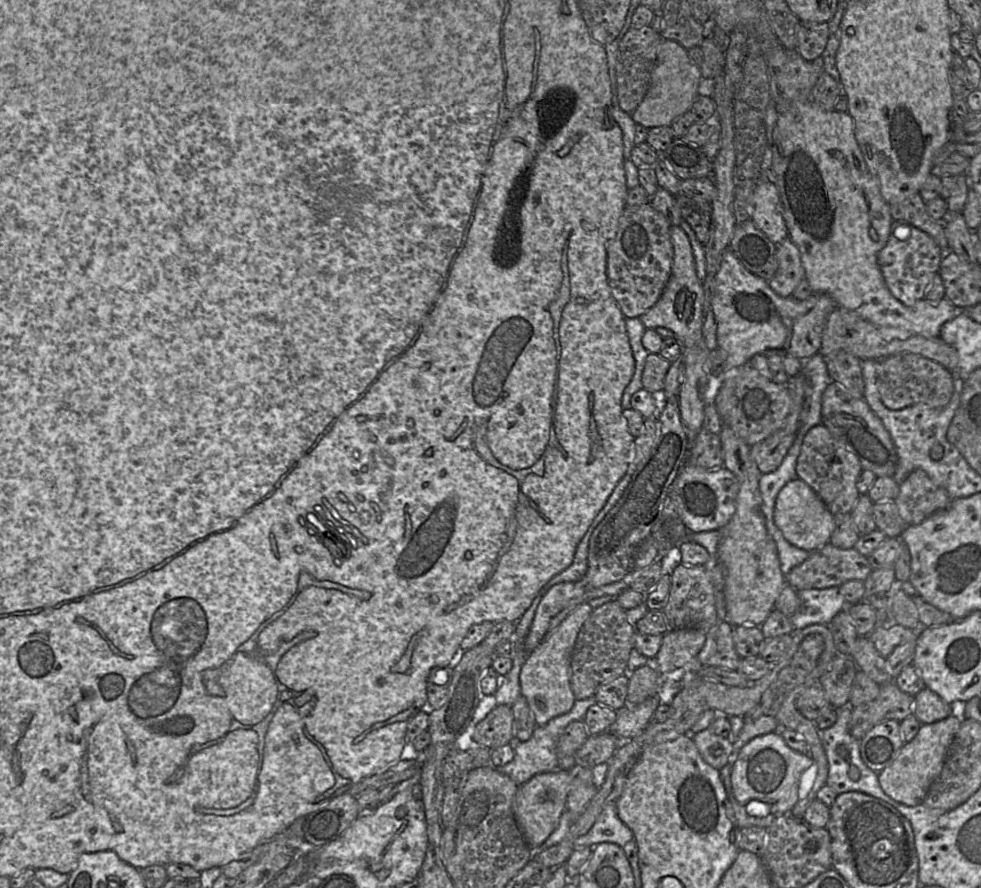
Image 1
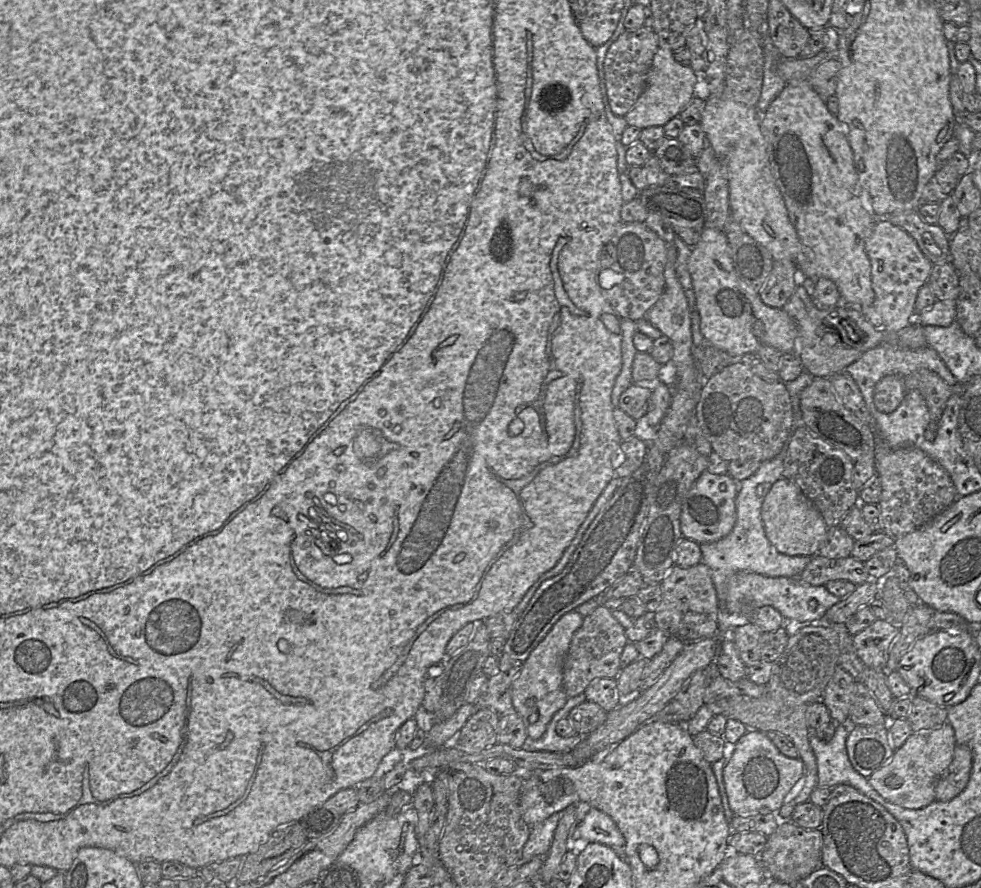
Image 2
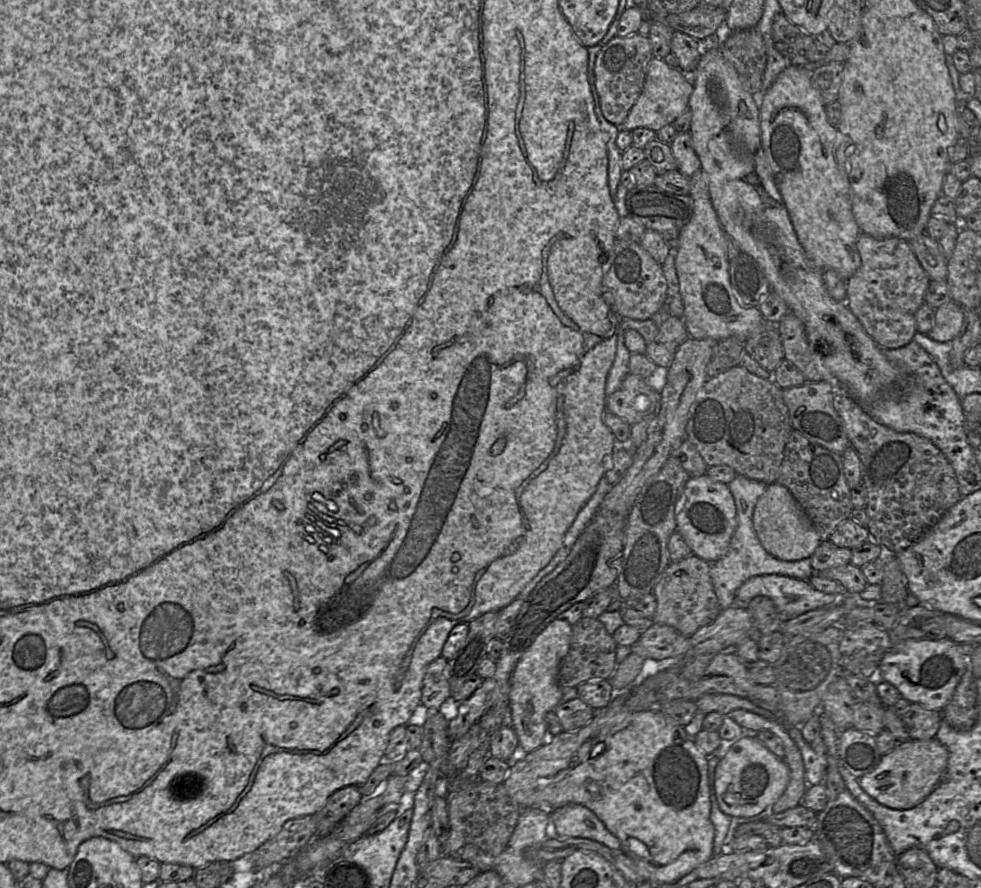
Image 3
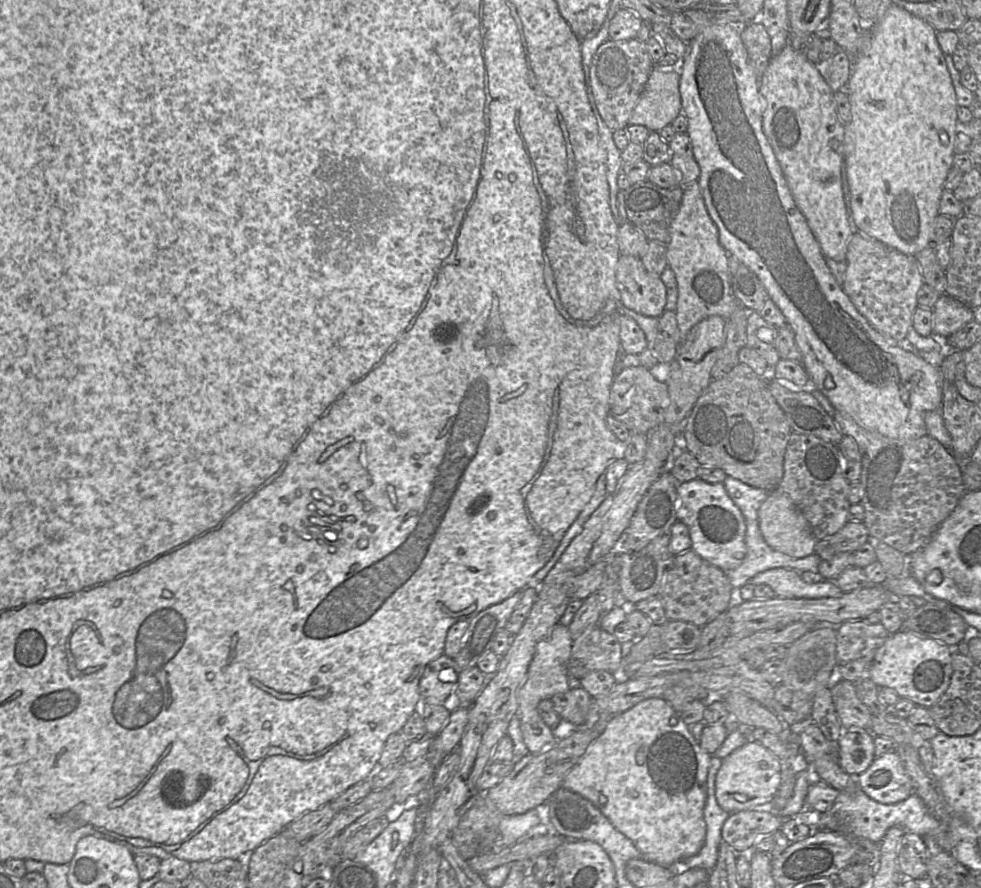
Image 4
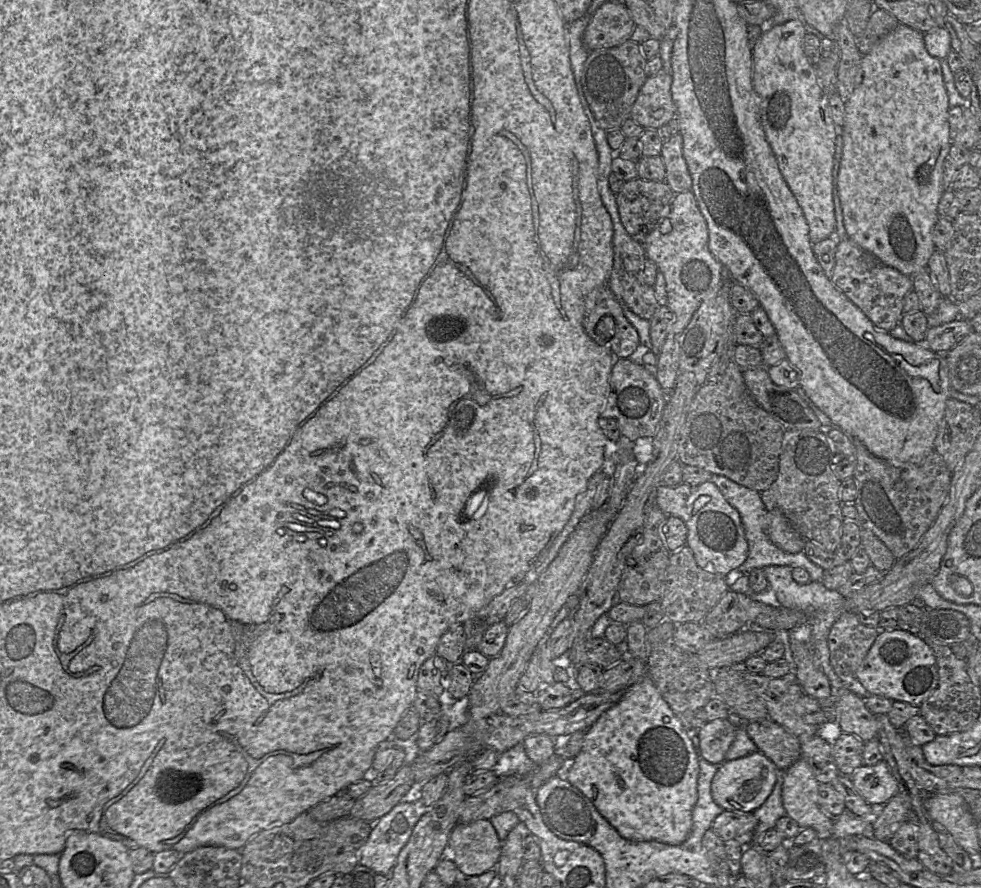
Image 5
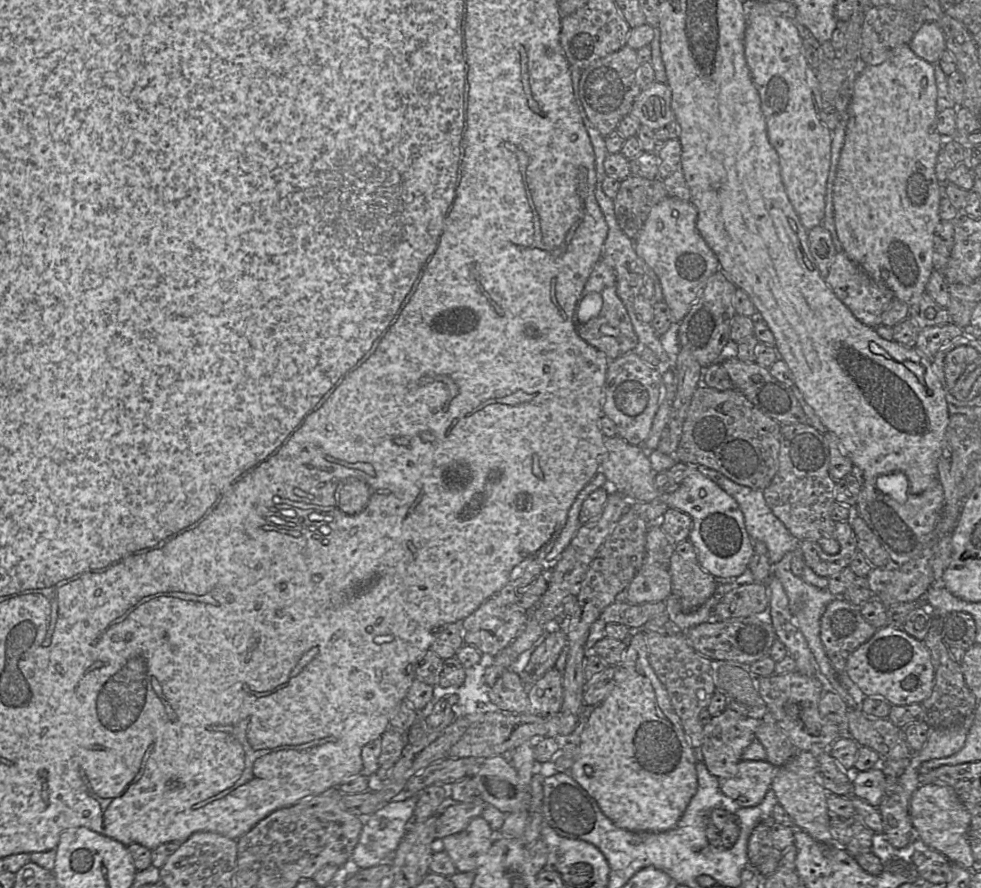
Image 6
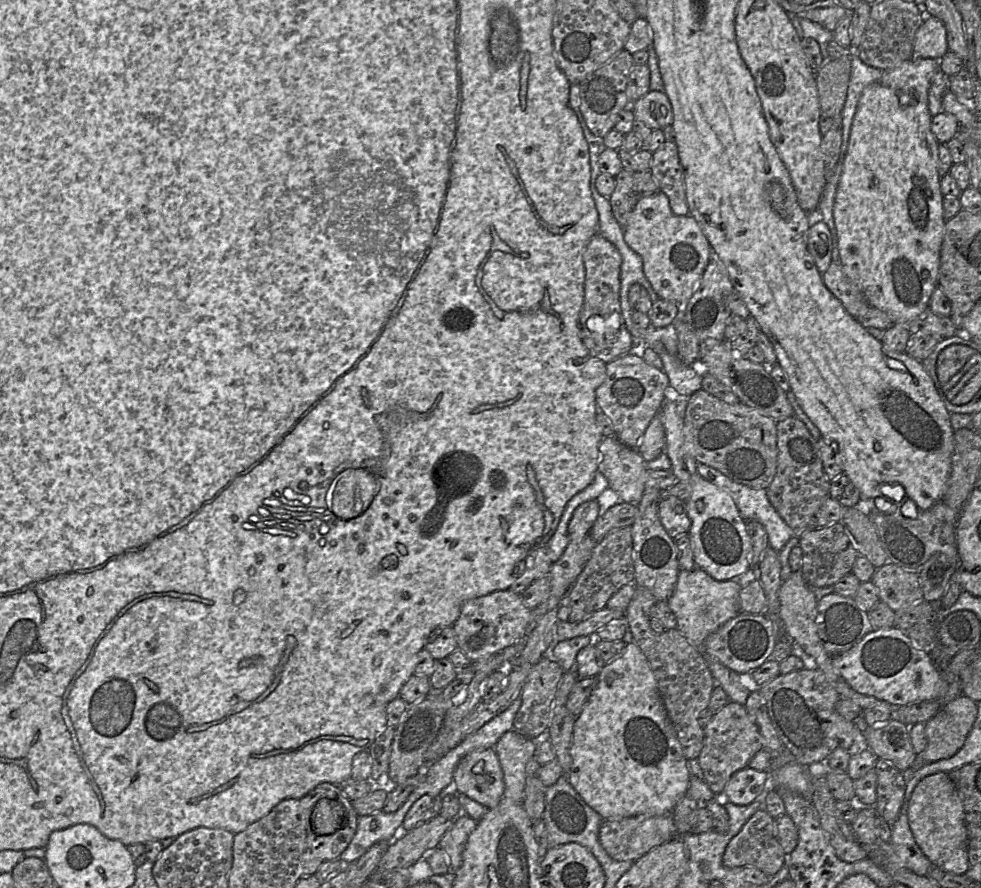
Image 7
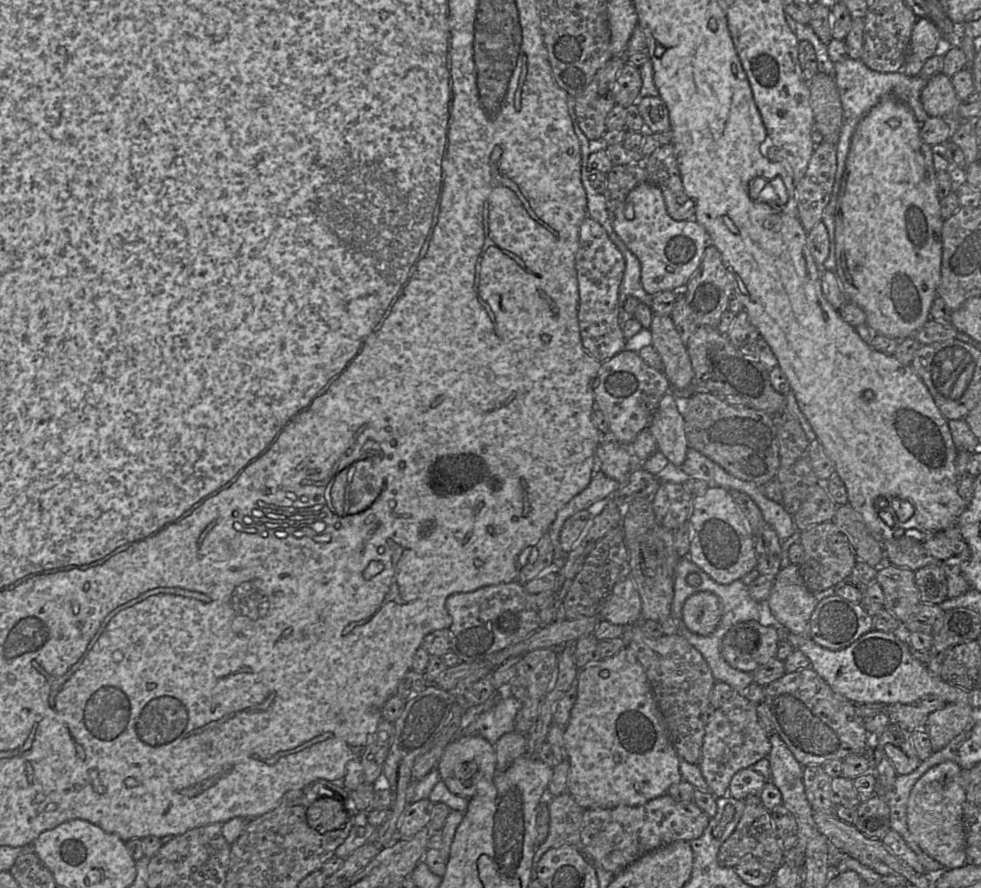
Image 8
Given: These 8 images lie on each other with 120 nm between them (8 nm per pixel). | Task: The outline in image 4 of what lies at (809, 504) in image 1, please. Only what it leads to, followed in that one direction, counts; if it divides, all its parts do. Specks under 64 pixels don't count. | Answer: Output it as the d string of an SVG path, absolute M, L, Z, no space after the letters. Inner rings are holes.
M777 489L769 492L758 510L758 520L762 536L773 550L797 559L815 553L817 540L812 534L810 525L787 494L781 493Z

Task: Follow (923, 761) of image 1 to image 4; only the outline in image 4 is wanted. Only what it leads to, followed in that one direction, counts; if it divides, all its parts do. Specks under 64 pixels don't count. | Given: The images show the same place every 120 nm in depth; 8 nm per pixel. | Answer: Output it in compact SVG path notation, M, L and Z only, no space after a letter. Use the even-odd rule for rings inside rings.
M892 750L874 759L870 767L855 777L857 786L872 800L882 804L894 804L913 794L911 779L906 773L898 754Z

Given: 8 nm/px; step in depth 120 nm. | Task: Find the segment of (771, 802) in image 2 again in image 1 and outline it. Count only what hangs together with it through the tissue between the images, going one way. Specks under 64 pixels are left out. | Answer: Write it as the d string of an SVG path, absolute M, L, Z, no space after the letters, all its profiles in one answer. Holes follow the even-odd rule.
M779 732L757 736L740 749L732 765L730 779L733 794L743 806L756 800L771 804L769 811L774 816L790 814L799 801L800 776L813 764L816 765L811 757L789 748Z

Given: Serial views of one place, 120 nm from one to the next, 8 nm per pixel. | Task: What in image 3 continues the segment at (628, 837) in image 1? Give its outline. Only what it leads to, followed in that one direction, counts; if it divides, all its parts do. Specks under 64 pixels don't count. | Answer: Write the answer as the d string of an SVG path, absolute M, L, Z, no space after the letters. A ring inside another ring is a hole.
M568 804L554 809L550 818L560 837L585 838L603 844L610 849L620 849L620 840L588 808Z

